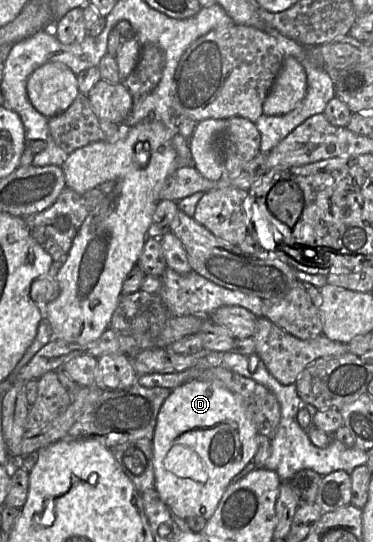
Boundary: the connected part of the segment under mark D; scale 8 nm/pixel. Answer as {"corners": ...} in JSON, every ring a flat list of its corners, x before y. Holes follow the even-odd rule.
{"corners":[[190,380,174,388,160,408,152,438,154,488,161,500,183,520,196,516,210,519,234,477,252,462,258,434,240,401,223,385],[174,445,185,445,199,455,208,474,205,483,178,477,165,469,164,459]]}

